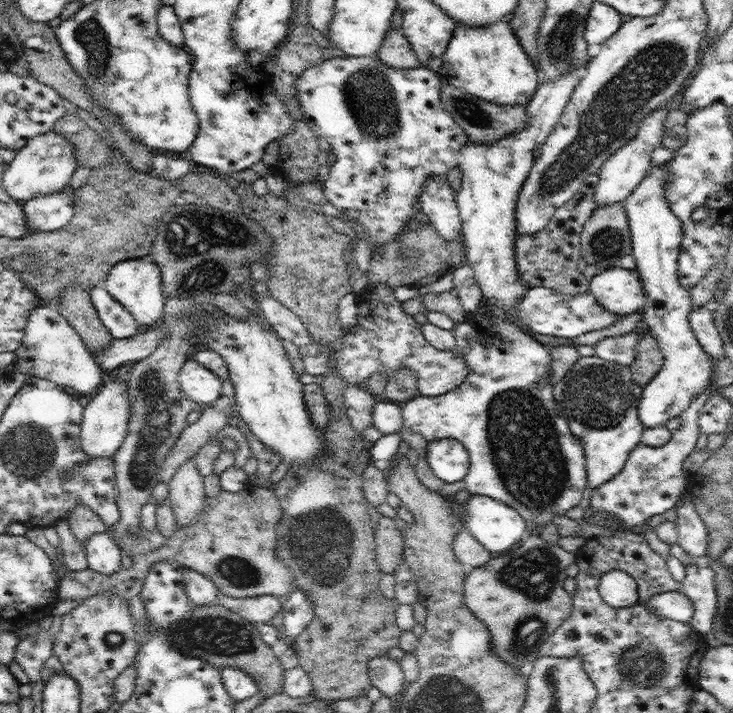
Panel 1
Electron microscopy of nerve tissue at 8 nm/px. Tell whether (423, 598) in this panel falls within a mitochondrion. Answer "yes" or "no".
no

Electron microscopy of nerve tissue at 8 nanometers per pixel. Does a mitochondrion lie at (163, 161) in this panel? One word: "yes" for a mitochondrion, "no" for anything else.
no

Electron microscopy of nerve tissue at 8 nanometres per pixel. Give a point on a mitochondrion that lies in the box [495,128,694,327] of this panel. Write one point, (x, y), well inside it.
(608, 242)

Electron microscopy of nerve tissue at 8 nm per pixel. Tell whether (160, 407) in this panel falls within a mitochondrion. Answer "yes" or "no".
yes

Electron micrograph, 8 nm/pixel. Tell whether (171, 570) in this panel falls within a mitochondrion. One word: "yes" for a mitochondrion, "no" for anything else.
no

